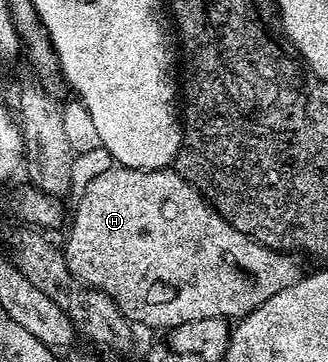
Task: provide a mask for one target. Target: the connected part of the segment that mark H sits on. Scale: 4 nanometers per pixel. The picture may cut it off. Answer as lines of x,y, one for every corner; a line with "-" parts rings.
116,164
110,165
110,170
101,170
85,186
77,207
73,210
73,223
69,226
69,235
63,241
67,268
88,286
93,286
99,292
111,296
115,304
128,318
130,323
141,326
154,326
162,332
168,331
179,324
187,324
191,320
207,320
208,318
224,318
226,320
240,320
251,311
259,308
264,301
270,300
277,292
291,287
303,277
301,270
302,261
292,258
281,257
277,254
268,254
260,246
253,246
252,242
246,241
237,231
230,230
230,225
223,216
208,200
196,190
183,176
177,174
176,169
166,168
163,170
140,170
139,168
127,168

